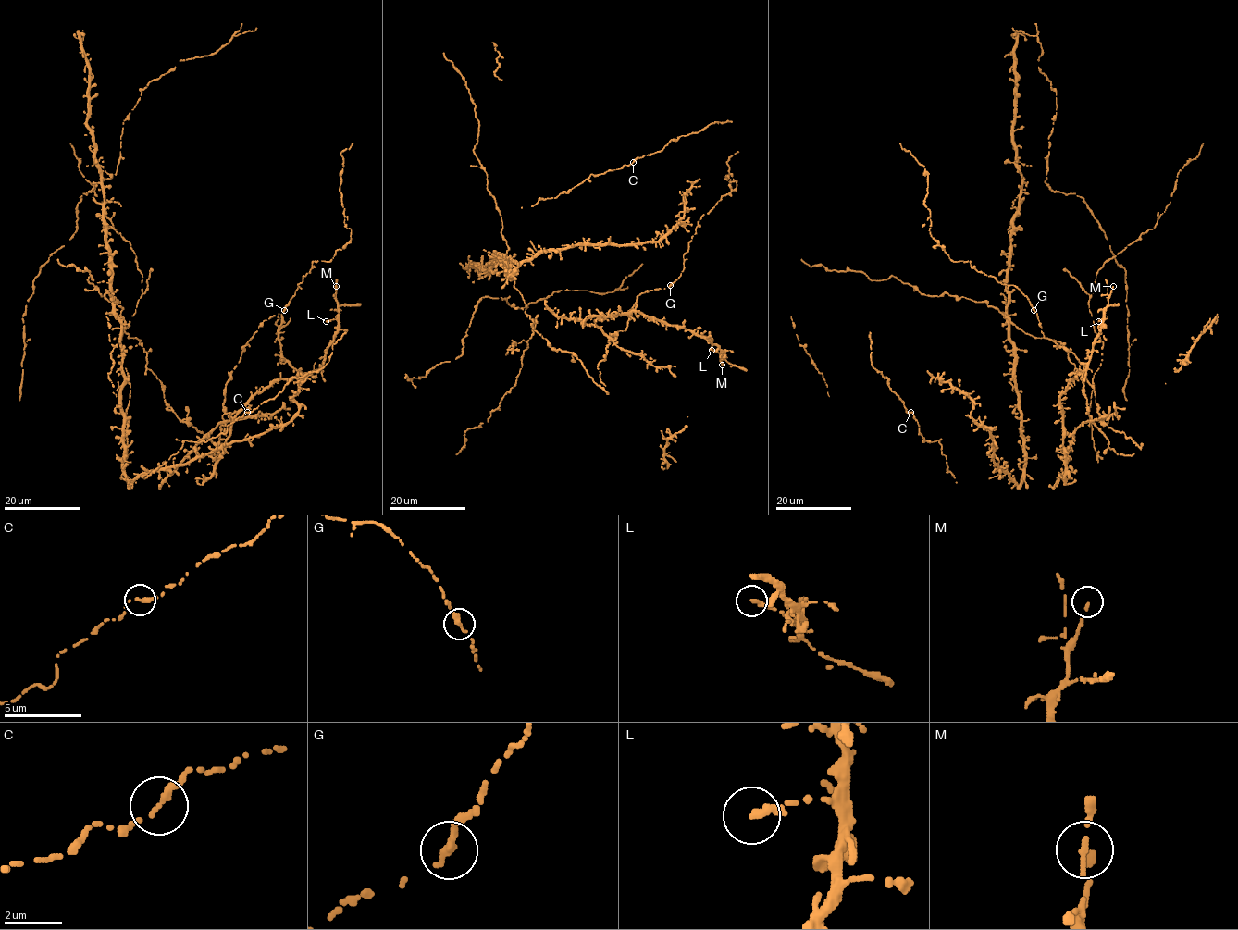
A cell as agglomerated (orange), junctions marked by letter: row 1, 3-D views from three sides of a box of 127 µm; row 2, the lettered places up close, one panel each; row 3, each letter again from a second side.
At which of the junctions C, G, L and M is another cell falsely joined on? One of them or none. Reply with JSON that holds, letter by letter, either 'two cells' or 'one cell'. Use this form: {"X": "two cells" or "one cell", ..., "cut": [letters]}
{"C": "one cell", "G": "one cell", "L": "one cell", "M": "one cell", "cut": []}

